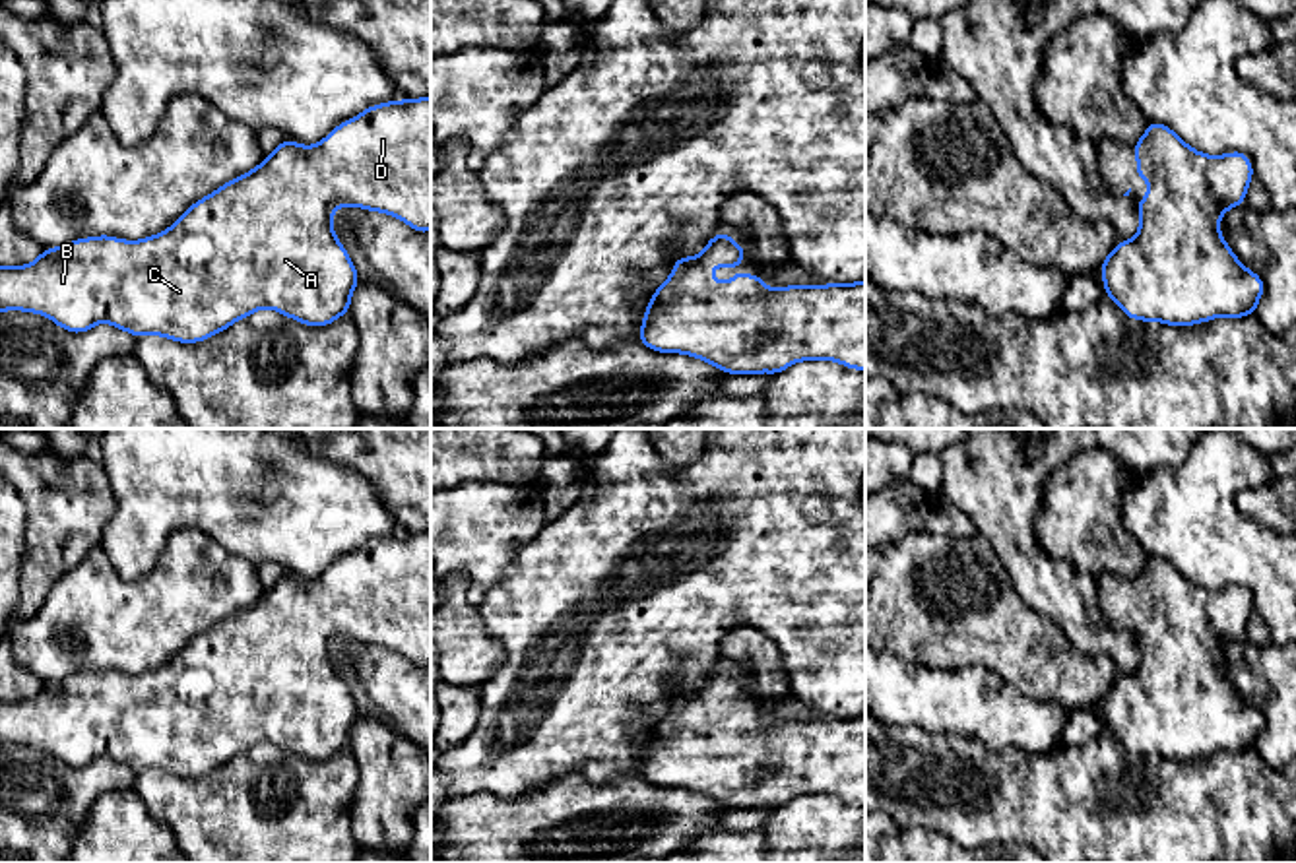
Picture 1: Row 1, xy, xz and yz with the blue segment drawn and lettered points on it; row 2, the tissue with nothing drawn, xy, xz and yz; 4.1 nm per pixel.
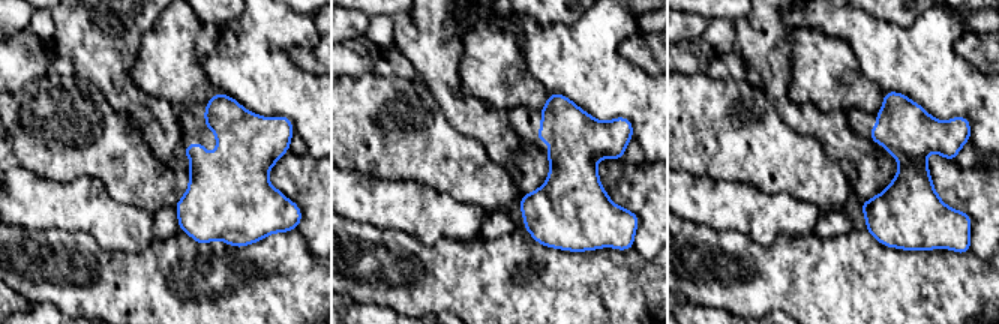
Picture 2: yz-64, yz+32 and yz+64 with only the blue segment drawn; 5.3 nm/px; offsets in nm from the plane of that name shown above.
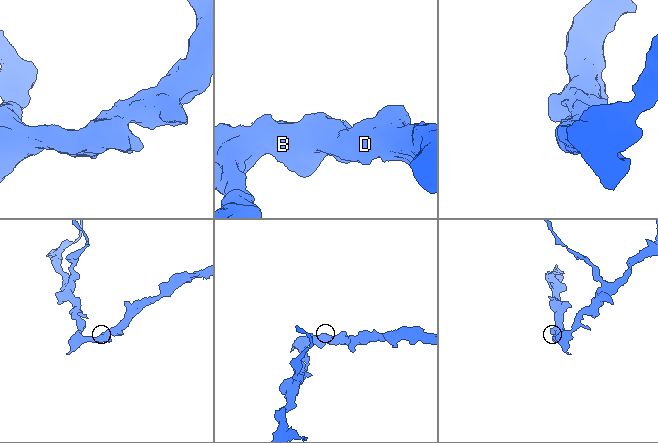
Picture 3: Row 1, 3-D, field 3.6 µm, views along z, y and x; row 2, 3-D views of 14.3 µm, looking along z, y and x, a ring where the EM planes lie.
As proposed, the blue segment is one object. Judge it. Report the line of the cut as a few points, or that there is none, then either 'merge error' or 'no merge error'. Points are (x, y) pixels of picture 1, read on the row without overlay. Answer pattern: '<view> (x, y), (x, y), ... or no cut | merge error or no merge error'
no cut | no merge error

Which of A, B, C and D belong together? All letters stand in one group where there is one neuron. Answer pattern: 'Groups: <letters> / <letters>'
Groups: A B C D

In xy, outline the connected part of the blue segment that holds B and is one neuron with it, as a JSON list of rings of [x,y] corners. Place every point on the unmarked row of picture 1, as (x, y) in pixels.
[[[431,529],[373,539],[338,559],[316,580],[285,572],[256,603],[194,636],[163,667],[142,675],[109,669],[76,673],[66,681],[43,683],[33,698],[0,700],[0,747],[43,749],[72,768],[107,756],[136,774],[161,770],[180,778],[206,776],[260,743],[322,762],[349,749],[351,729],[361,714],[332,663],[334,644],[343,640],[394,650],[417,667],[431,665]]]

